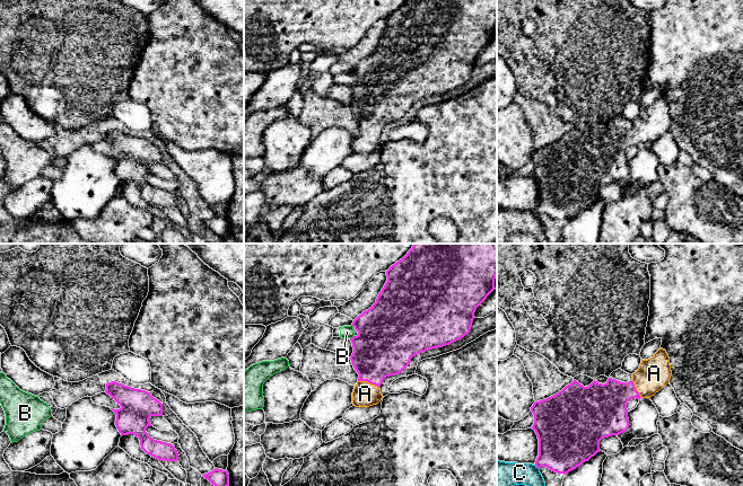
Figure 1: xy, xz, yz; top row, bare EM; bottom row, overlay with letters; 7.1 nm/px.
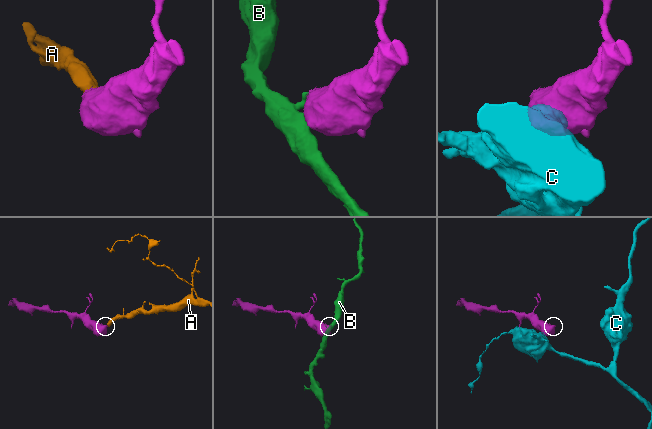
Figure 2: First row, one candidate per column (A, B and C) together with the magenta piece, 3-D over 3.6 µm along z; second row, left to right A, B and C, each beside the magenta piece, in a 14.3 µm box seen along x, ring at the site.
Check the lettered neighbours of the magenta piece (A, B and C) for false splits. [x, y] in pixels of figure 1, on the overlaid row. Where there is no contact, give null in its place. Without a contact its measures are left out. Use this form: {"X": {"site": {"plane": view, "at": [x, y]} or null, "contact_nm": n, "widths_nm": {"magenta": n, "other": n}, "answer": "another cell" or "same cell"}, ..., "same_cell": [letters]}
{"A": {"site": {"plane": "xz", "at": [368, 381]}, "contact_nm": 160, "widths_nm": {"magenta": 400, "other": 170}, "answer": "same cell"}, "B": {"site": {"plane": "xz", "at": [352, 337]}, "contact_nm": 40, "widths_nm": {"magenta": 440, "other": 100}, "answer": "another cell"}, "C": {"site": {"plane": "yz", "at": [536, 466]}, "contact_nm": 50, "widths_nm": {"magenta": 360, "other": 180}, "answer": "another cell"}, "same_cell": ["A"]}

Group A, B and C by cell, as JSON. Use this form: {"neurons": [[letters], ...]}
{"neurons": [["A"], ["B"], ["C"]]}

